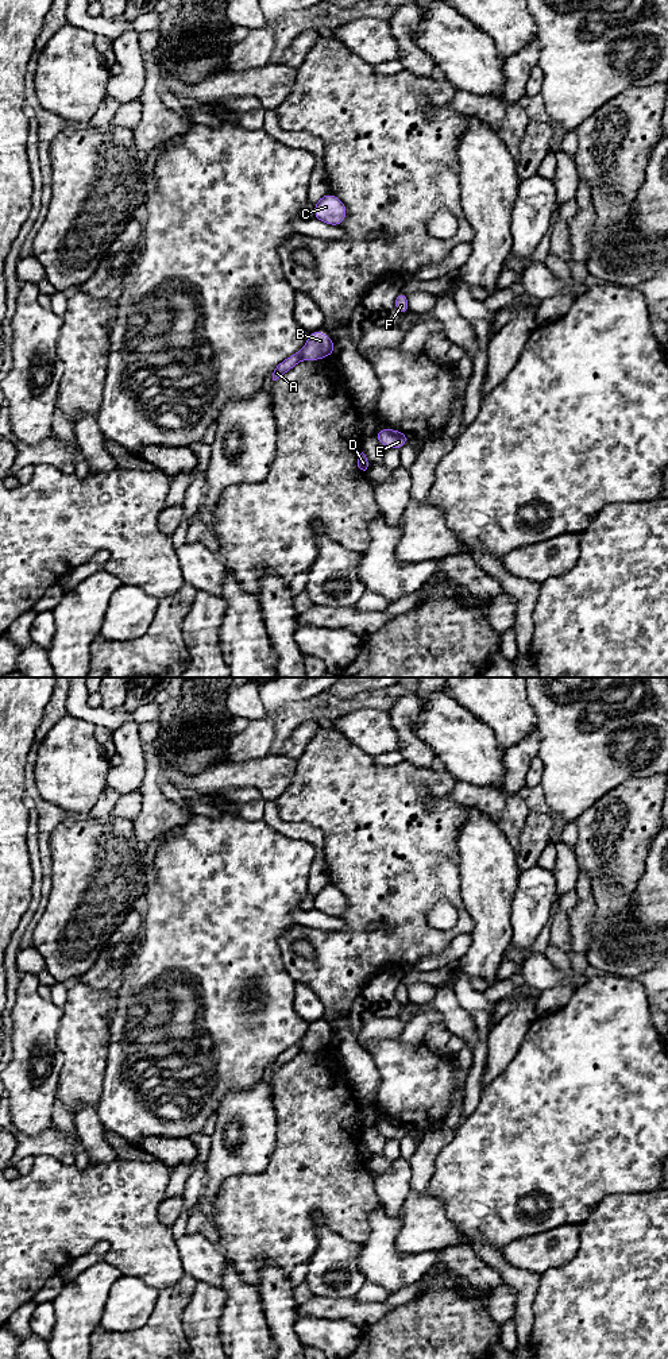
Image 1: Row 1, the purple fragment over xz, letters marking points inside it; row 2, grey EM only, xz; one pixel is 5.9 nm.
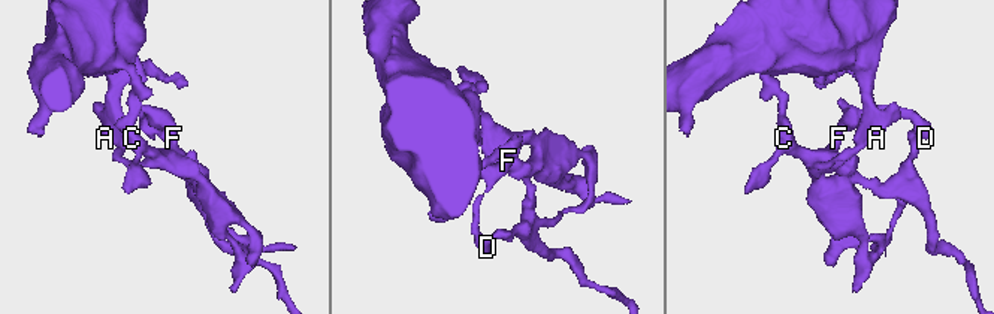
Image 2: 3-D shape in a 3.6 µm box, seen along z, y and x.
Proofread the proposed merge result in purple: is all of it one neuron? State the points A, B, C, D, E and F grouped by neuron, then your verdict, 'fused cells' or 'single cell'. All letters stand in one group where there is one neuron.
A B C D E F; single cell

